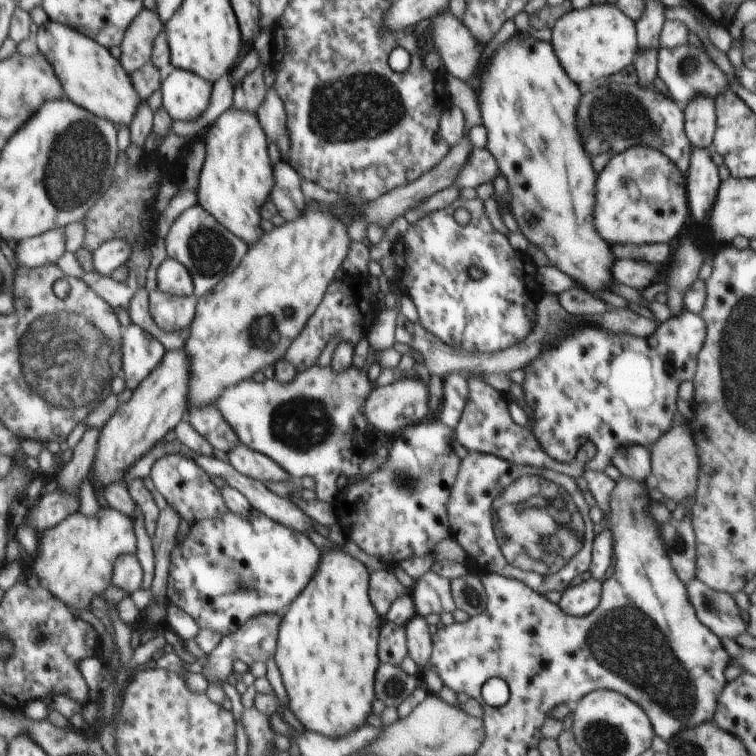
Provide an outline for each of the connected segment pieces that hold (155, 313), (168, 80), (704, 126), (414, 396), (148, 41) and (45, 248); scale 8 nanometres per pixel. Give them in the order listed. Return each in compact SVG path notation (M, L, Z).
M158 289L149 292L147 306L154 322L166 332L188 328L196 320L199 297L192 294L187 297L166 294Z
M174 69L162 80L163 107L174 121L190 122L208 108L213 84L192 71Z
M696 95L691 98L683 110L685 133L694 149L708 148L713 143L717 114L715 100L708 95Z
M400 377L396 382L376 388L370 393L363 411L376 430L392 438L406 427L417 425L429 416L428 385L420 377Z
M143 8L119 46L122 51L120 61L131 76L148 60L152 60L153 46L164 28L158 17L156 11Z
M58 227L44 234L18 242L18 266L38 268L54 264L67 250L65 228Z

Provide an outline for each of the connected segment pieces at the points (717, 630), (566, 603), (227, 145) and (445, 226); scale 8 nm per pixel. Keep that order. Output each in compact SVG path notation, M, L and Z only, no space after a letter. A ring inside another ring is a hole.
M696 578L685 585L698 620L718 638L735 640L737 636L747 631L748 625L742 619L741 609L731 594L714 590Z
M594 578L573 583L563 593L558 606L569 615L583 617L590 614L601 599L603 581Z
M232 106L208 128L205 143L205 163L196 190L198 204L247 246L255 244L265 233L260 227L260 207L270 199L275 185L273 165L268 157L269 142L259 118Z
M480 197L470 200L458 198L446 208L426 213L410 224L402 239L406 248L406 268L398 277L416 306L418 322L442 342L458 348L460 352L493 353L522 342L533 331L538 301L528 290L526 275L529 272L524 268L522 252L510 245L508 236L494 230ZM458 208L466 208L471 214L471 220L465 226L454 220L454 212ZM472 266L485 272L484 276L473 280L468 271Z

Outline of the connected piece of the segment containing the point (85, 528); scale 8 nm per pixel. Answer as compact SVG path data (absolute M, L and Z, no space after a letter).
M102 507L96 516L87 517L76 512L67 516L60 524L39 535L39 550L31 564L34 574L40 580L40 586L48 589L58 600L72 610L84 610L92 604L96 594L105 591L112 585L113 568L117 558L123 554L132 554L137 549L137 538L132 519L120 511Z

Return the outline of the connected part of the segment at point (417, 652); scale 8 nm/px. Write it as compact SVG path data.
M420 615L410 619L404 626L407 638L408 655L416 662L420 670L427 671L433 649L430 626Z

